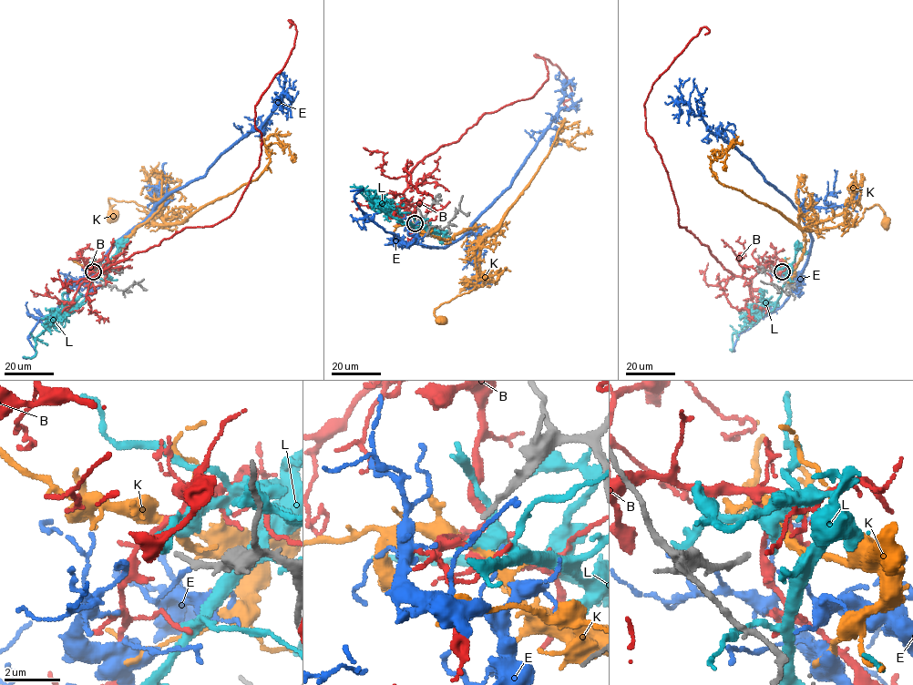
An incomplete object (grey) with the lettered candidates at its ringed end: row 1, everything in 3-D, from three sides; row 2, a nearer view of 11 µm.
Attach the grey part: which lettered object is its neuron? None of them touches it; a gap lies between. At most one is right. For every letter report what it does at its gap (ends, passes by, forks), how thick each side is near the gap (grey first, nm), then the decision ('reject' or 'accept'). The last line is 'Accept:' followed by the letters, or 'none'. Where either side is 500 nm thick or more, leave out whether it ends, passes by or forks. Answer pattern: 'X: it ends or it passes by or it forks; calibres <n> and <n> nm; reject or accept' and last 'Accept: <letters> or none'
B: it forks; calibres 150 and 130 nm; reject
E: it ends; calibres 150 and 140 nm; reject
K: it passes by; calibres 150 and 320 nm; reject
L: it ends; calibres 150 and 440 nm; reject
Accept: none

